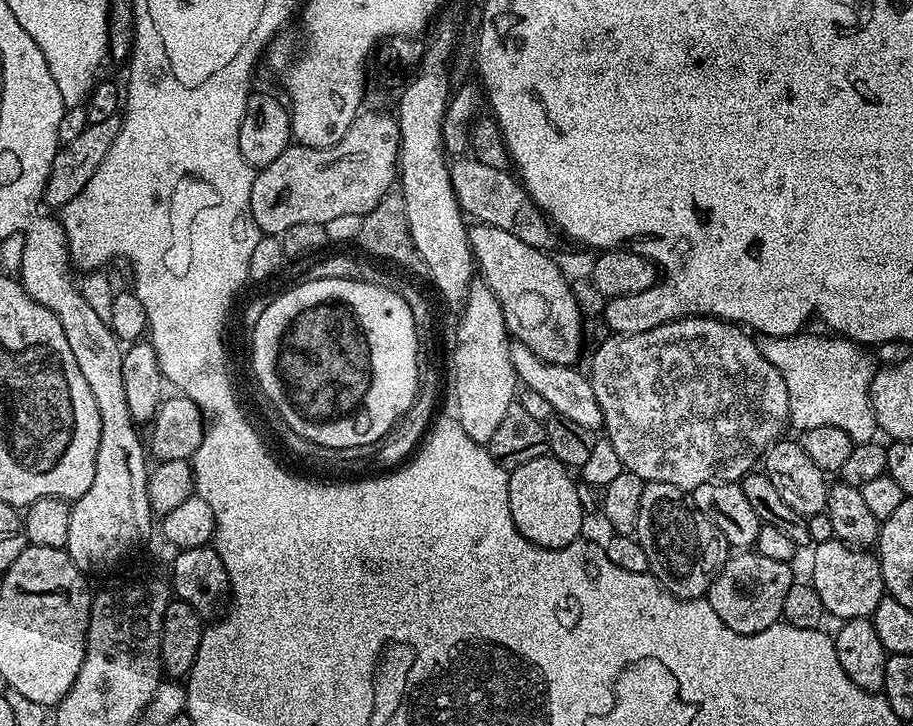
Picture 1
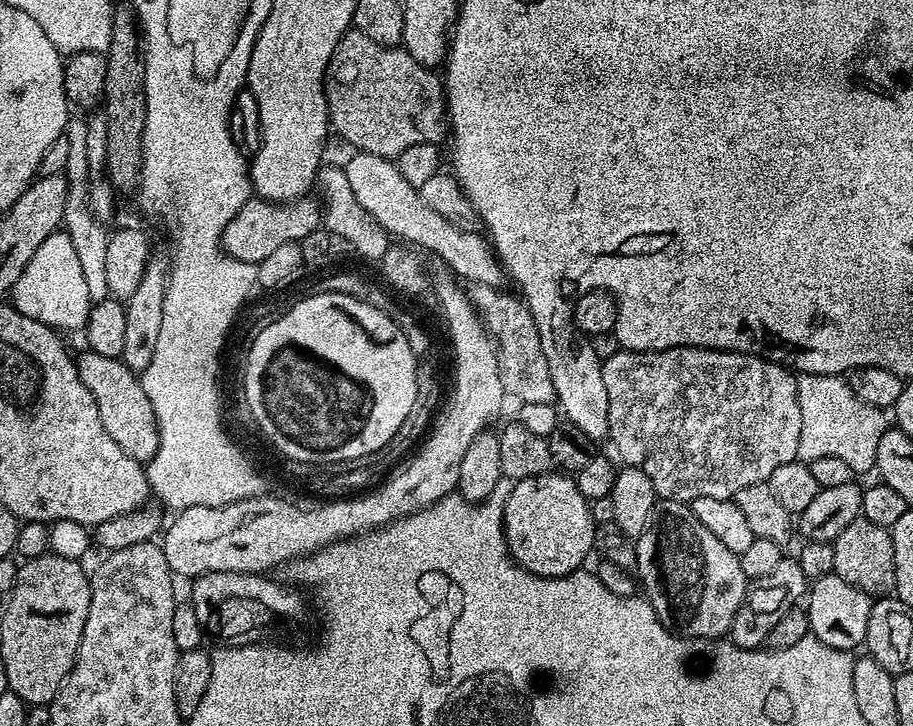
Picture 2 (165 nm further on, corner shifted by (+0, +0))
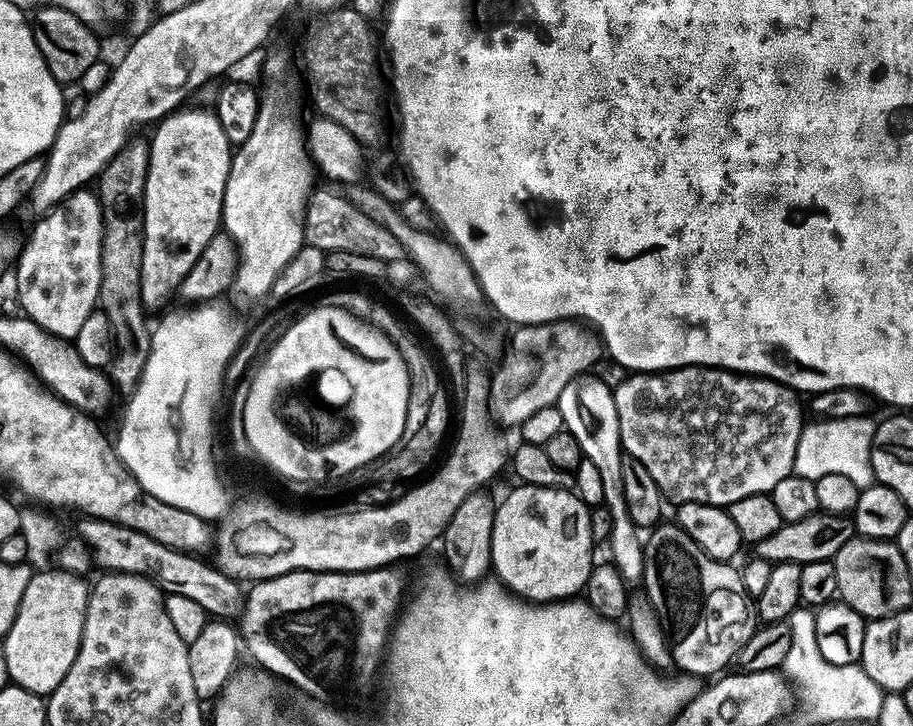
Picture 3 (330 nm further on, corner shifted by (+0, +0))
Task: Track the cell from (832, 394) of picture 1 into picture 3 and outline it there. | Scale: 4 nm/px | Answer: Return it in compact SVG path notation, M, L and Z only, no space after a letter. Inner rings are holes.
M866 414L809 421L799 436L793 473L815 481L828 474L842 474L843 477L850 478L850 482L854 482L860 489L868 488L875 483L870 454L876 425L875 419L870 419Z

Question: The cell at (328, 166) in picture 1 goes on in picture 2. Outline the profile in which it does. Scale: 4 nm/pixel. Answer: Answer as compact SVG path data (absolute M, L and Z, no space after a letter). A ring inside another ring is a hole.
M249 198L230 218L230 222L224 231L222 247L229 256L242 262L250 262L257 265L262 258L270 255L277 246L294 244L306 238L315 228L321 227L322 208L309 198L297 198L283 202L273 202L263 198Z

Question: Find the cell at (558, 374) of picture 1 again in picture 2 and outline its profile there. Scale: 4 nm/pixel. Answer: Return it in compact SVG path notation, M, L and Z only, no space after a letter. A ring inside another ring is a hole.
M469 283L466 288L470 302L476 307L476 313L484 323L489 338L496 347L496 357L498 358L498 374L502 378L502 386L509 397L512 396L516 402L525 404L526 402L546 402L553 403L557 399L554 382L550 378L550 368L547 365L546 357L539 345L538 325L535 316L530 314L527 304L519 295L510 296L501 287L494 288L485 284Z

